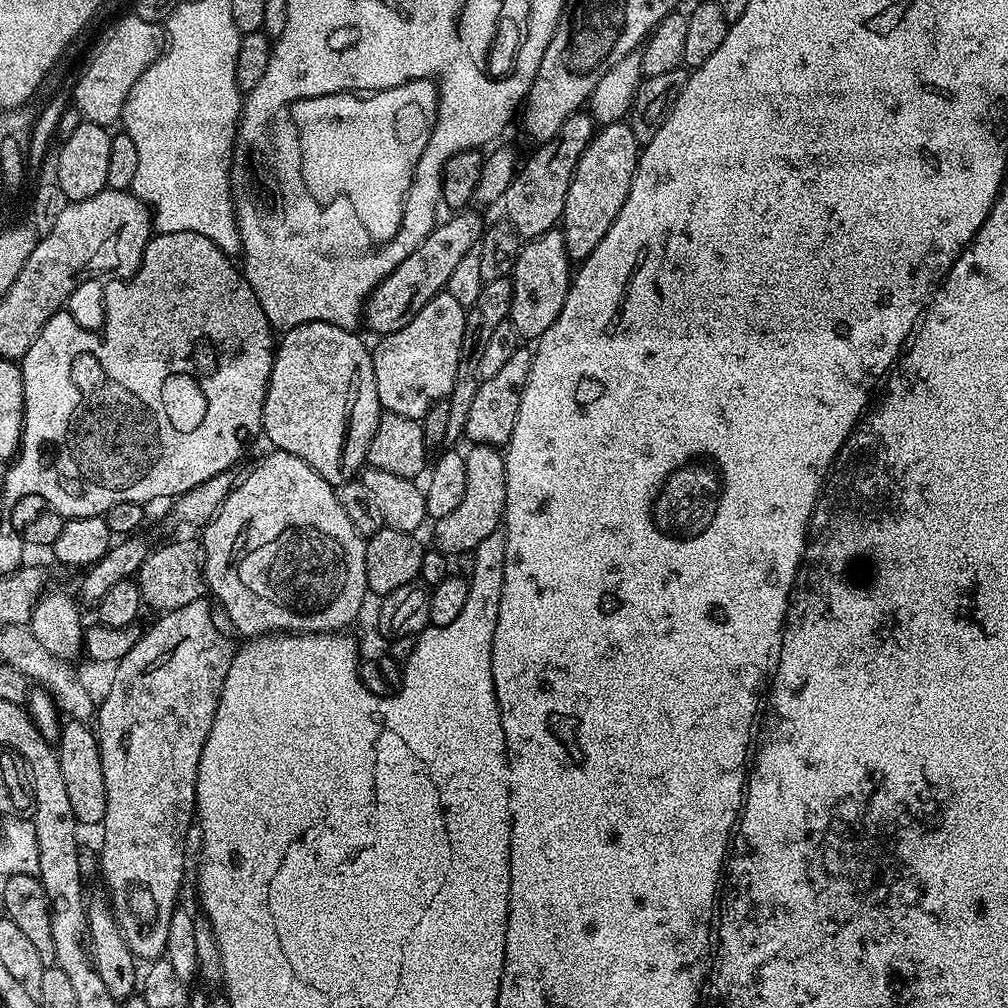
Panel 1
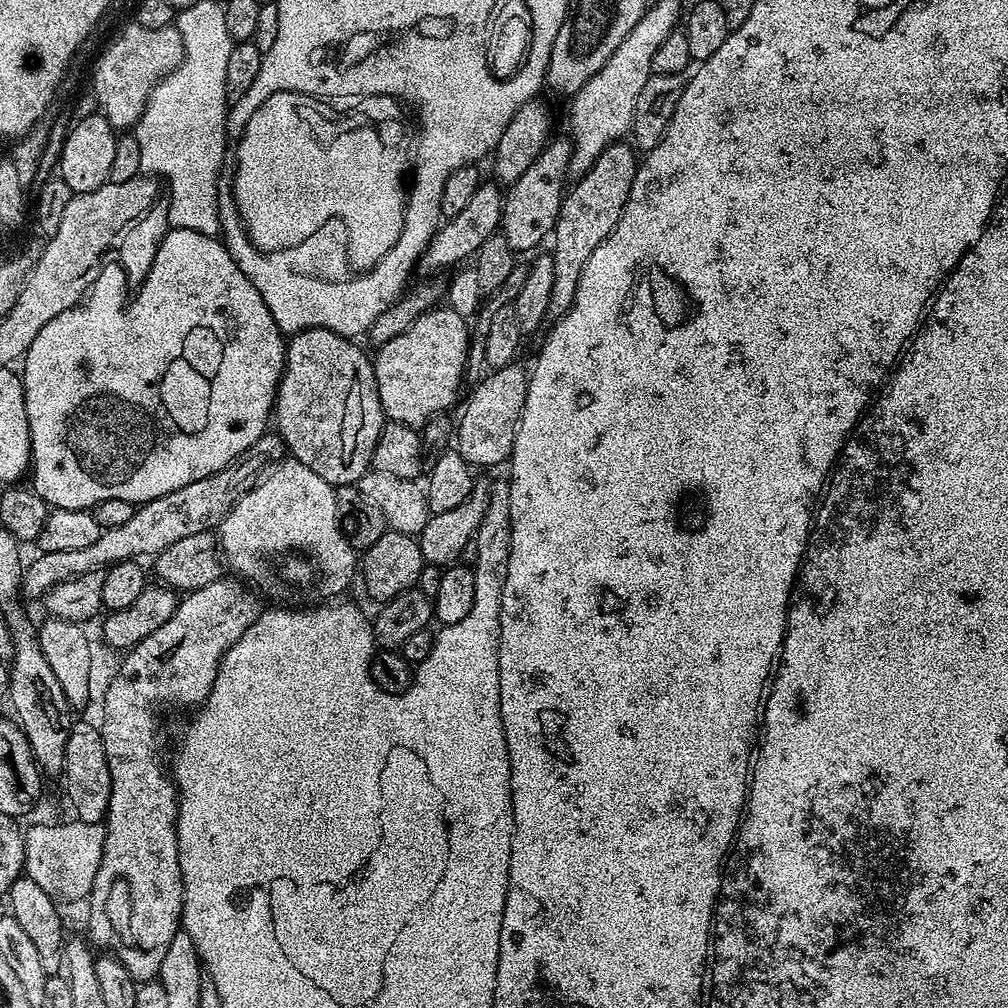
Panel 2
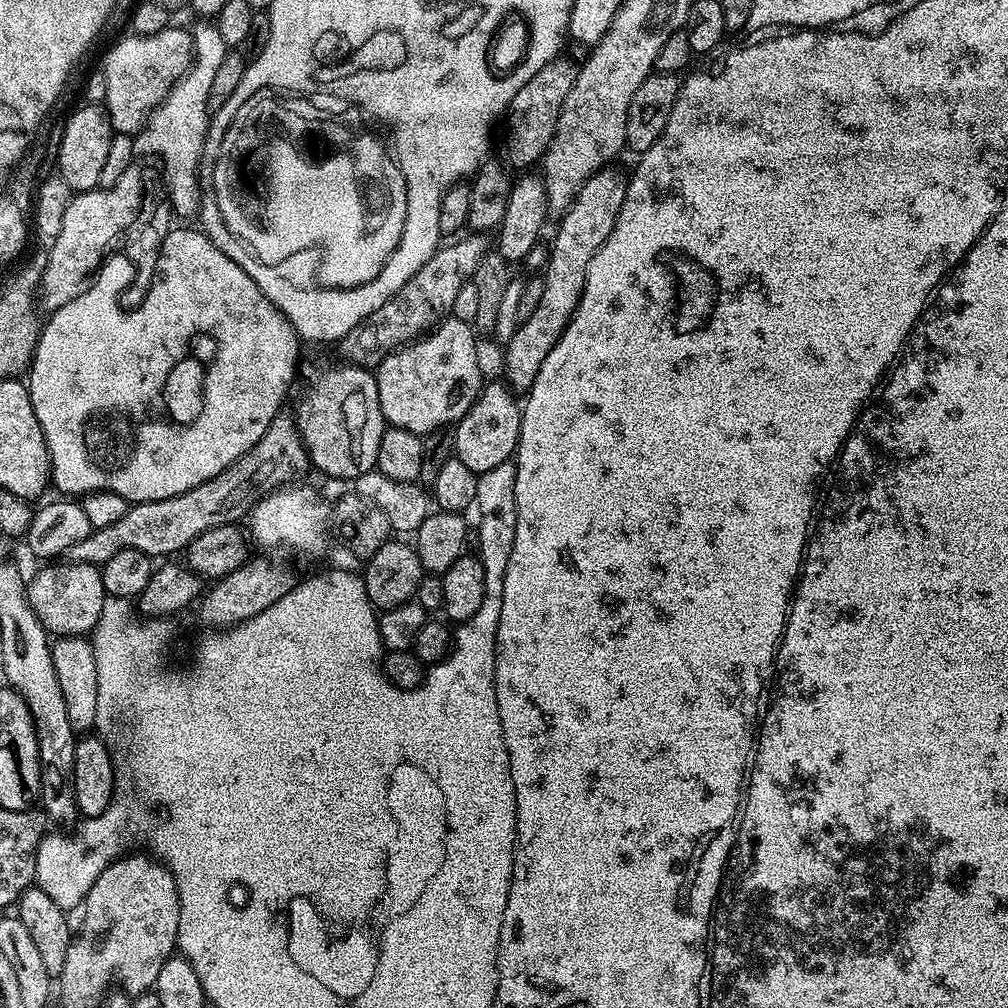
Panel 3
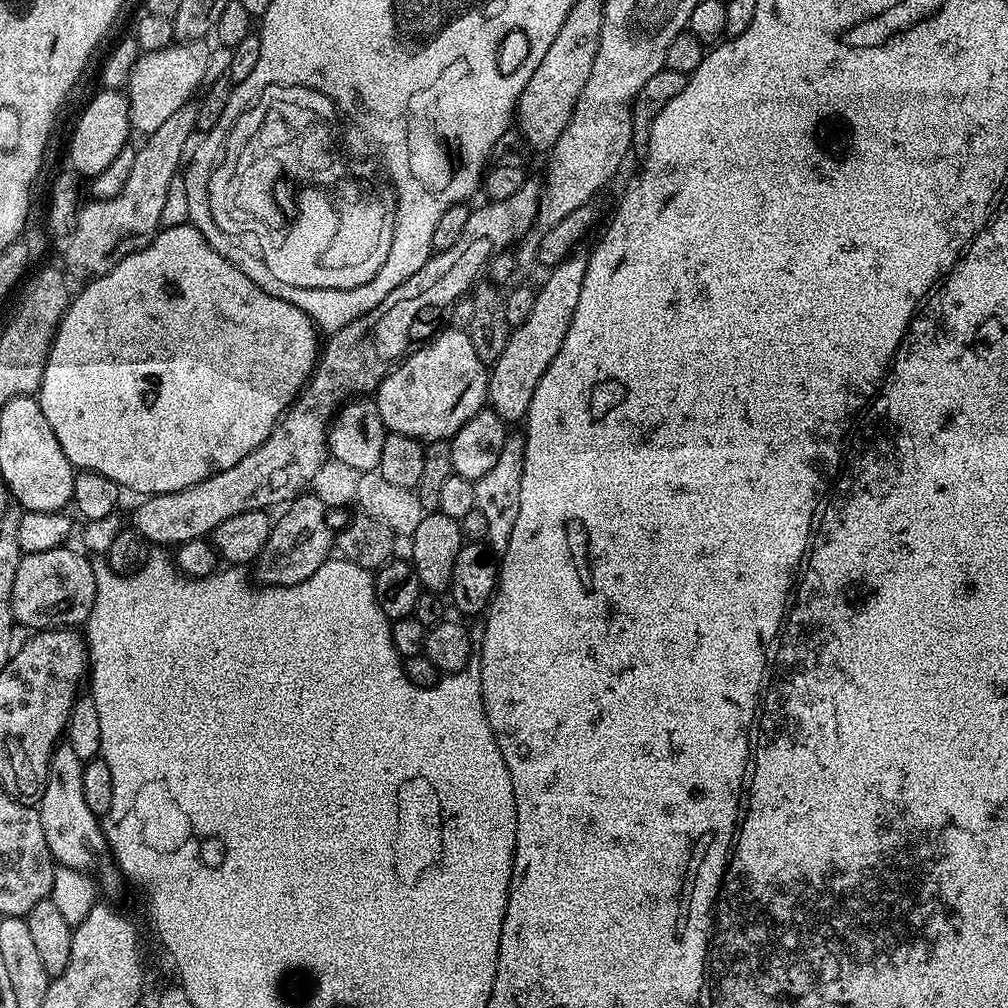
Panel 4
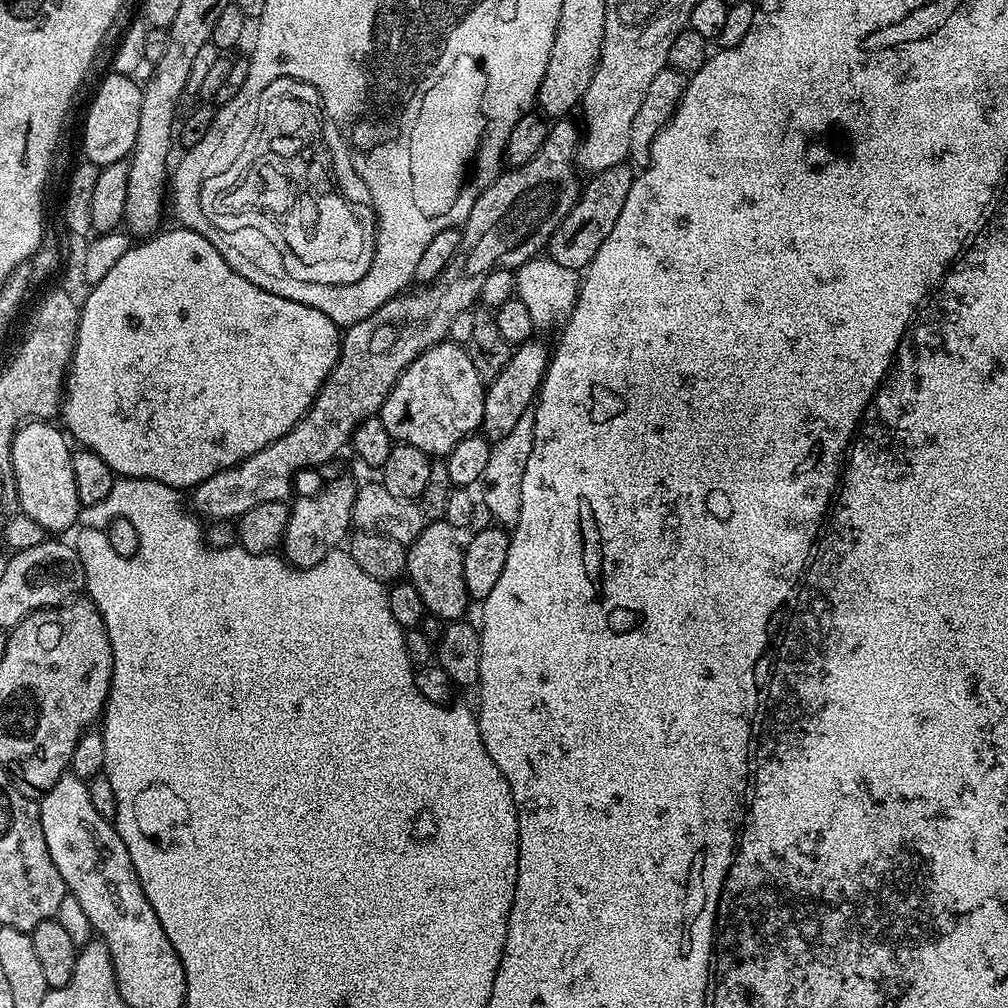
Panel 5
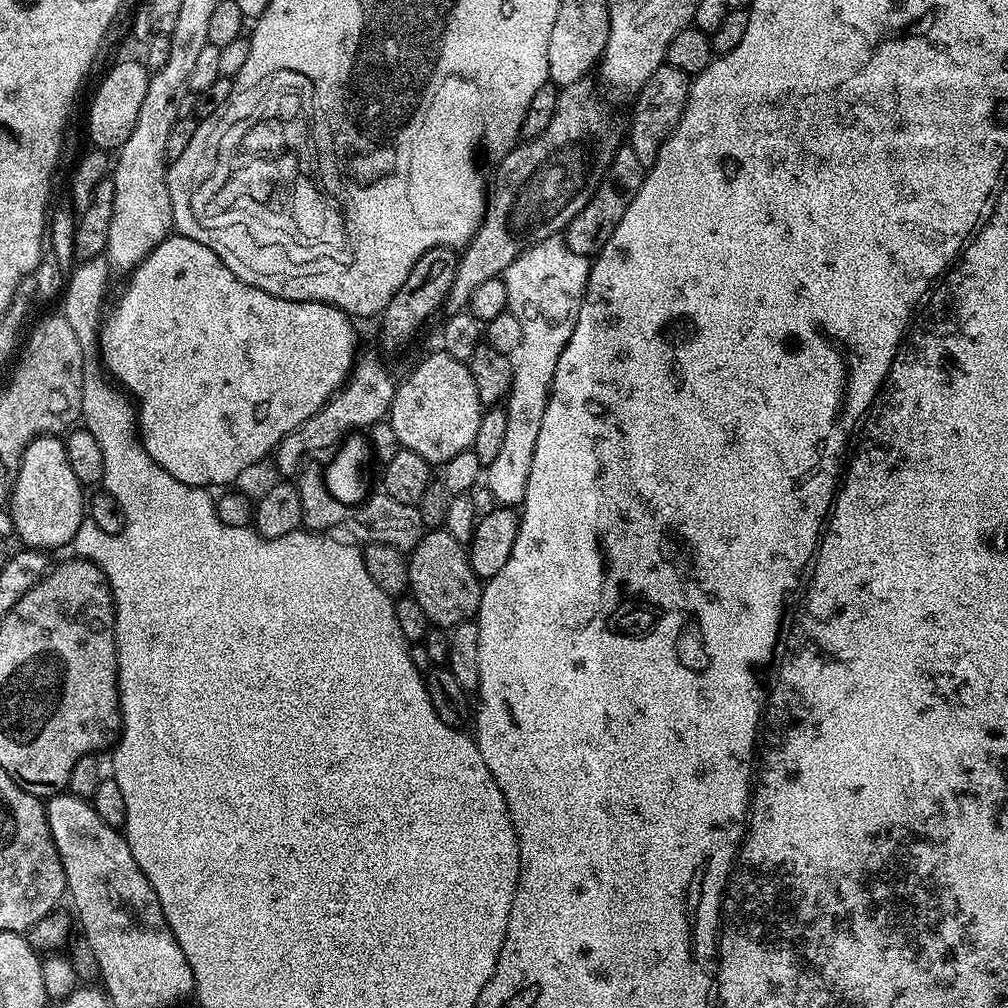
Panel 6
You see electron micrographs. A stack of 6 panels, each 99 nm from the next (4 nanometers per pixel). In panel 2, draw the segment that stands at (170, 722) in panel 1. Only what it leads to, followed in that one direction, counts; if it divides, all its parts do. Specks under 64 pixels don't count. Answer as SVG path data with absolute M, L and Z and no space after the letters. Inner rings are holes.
M221 578L210 582L210 586L202 586L198 590L187 593L177 603L174 614L170 614L170 622L158 626L158 630L154 630L154 634L142 638L142 642L138 642L132 648L127 649L125 656L128 657L121 662L116 677L109 682L108 689L104 692L104 721L99 721L98 727L106 746L106 762L113 768L119 768L119 766L148 766L148 776L144 774L138 774L134 777L130 774L120 776L118 772L112 775L112 793L110 794L110 806L106 817L104 849L100 855L98 870L92 875L92 895L87 897L86 900L86 905L88 904L88 933L86 933L86 936L97 949L100 947L100 950L105 953L117 956L122 962L122 966L126 966L126 970L130 970L130 974L137 982L155 980L159 977L162 958L166 958L166 949L170 947L170 942L174 942L174 934L181 931L184 914L184 883L182 882L182 866L180 865L180 847L176 837L176 819L180 813L180 797L175 779L166 771L166 764L164 768L164 736L160 733L160 716L156 711L163 704L173 704L176 708L193 707L192 709L203 704L208 699L210 690L216 681L216 675L220 669L220 660L228 653L230 646L234 646L234 642L238 642L238 638L242 638L242 634L246 634L246 630L259 618L261 611L262 605L260 605L259 598L254 593L247 592L236 580Z

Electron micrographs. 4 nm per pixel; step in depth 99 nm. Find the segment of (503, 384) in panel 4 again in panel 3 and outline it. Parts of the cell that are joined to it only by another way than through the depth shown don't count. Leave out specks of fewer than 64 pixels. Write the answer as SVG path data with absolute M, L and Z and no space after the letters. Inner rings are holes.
M615 167L600 169L578 190L576 199L568 207L567 212L559 217L560 229L552 240L552 253L548 256L548 269L542 273L544 285L542 298L538 298L538 306L530 318L520 320L516 332L506 342L508 348L504 352L504 376L508 387L516 394L526 394L534 386L538 378L538 370L542 370L542 362L546 362L546 354L554 350L560 335L571 322L576 308L580 304L580 296L584 292L586 270L590 266L590 258L598 254L598 250L606 242L610 230L614 230L616 216L622 210L622 202L626 198L629 177L615 172Z

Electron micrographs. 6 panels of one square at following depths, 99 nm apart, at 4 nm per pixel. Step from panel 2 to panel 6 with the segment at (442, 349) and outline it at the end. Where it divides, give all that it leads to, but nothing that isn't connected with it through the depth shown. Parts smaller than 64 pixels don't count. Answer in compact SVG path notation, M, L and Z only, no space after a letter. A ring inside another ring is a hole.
M443 350L432 352L405 380L396 386L392 409L387 421L394 426L401 448L414 454L422 454L433 466L443 466L454 454L471 449L474 434L478 434L478 422L482 405L478 390L474 390L474 378L467 363L450 358Z

